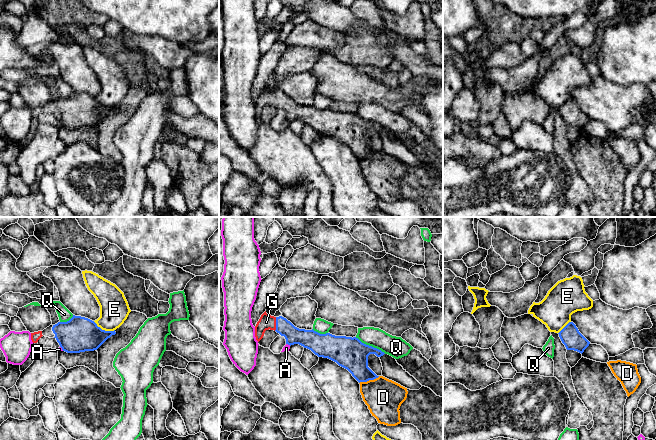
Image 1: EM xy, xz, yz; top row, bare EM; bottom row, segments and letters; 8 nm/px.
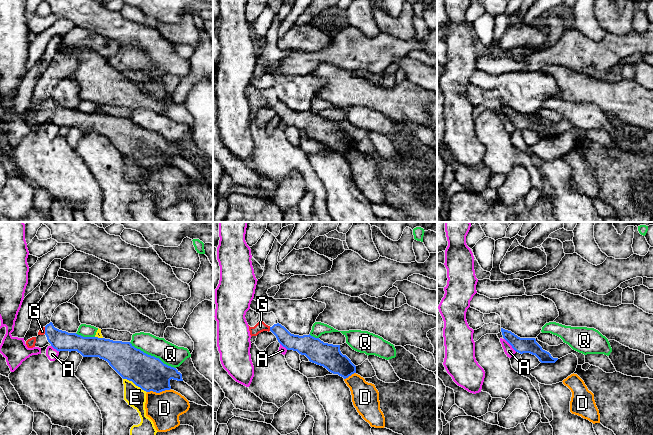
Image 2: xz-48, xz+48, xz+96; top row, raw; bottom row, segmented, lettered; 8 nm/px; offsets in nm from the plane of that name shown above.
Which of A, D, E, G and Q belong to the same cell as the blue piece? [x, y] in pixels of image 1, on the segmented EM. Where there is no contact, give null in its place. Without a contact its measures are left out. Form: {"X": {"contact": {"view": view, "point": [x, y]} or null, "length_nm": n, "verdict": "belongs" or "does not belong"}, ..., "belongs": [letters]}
{"A": {"contact": {"view": "xy", "point": [61, 347]}, "length_nm": 50, "verdict": "does not belong"}, "D": {"contact": {"view": "xz", "point": [369, 379]}, "length_nm": 180, "verdict": "does not belong"}, "E": {"contact": {"view": "xy", "point": [104, 330]}, "length_nm": 190, "verdict": "does not belong"}, "G": {"contact": {"view": "xz", "point": [276, 324]}, "length_nm": 110, "verdict": "belongs"}, "Q": {"contact": {"view": "xz", "point": [370, 346]}, "length_nm": 280, "verdict": "does not belong"}, "belongs": ["G"]}

